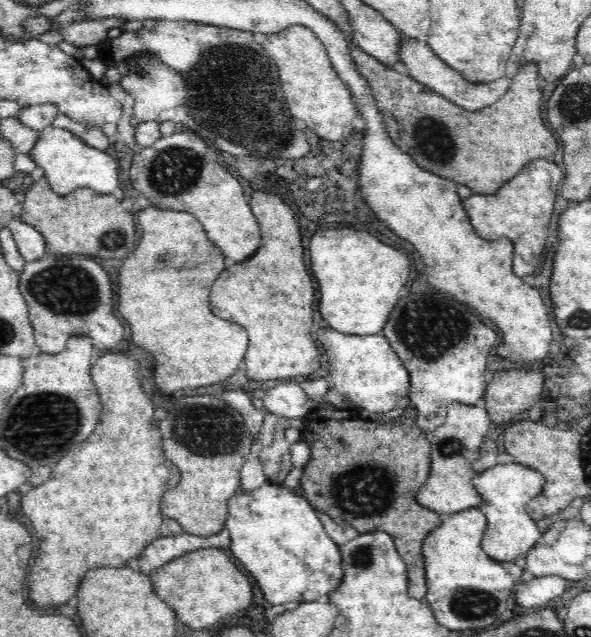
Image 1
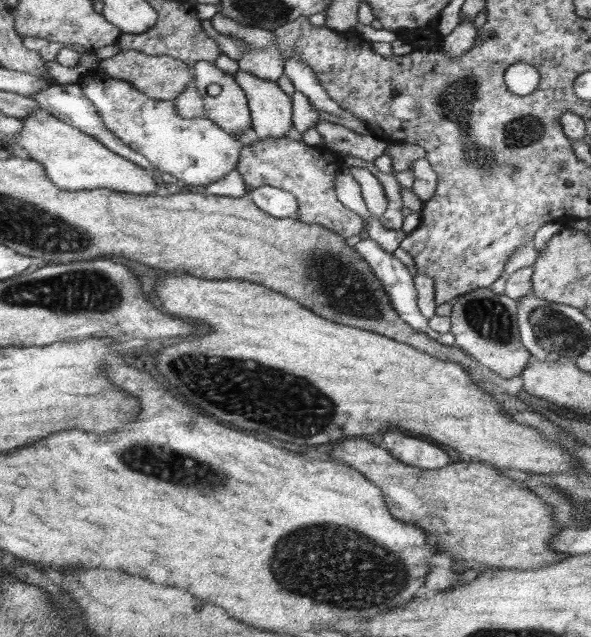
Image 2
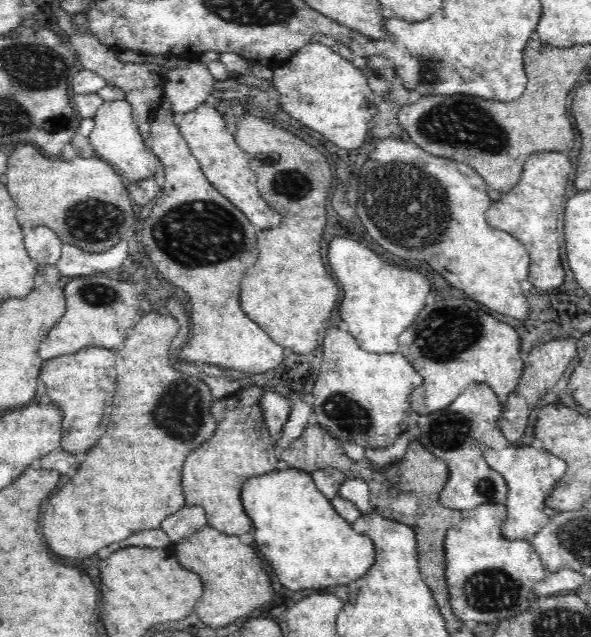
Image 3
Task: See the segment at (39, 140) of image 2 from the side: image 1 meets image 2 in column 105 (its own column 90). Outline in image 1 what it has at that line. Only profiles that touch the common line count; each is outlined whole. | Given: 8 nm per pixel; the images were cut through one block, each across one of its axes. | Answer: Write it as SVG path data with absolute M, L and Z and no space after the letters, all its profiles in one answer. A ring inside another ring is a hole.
M56 126L44 128L29 153L36 161L36 165L44 169L43 176L48 179L52 190L59 196L67 196L80 188L92 189L104 195L113 195L115 190L119 191L118 161L112 150L102 151L92 148L66 128Z

